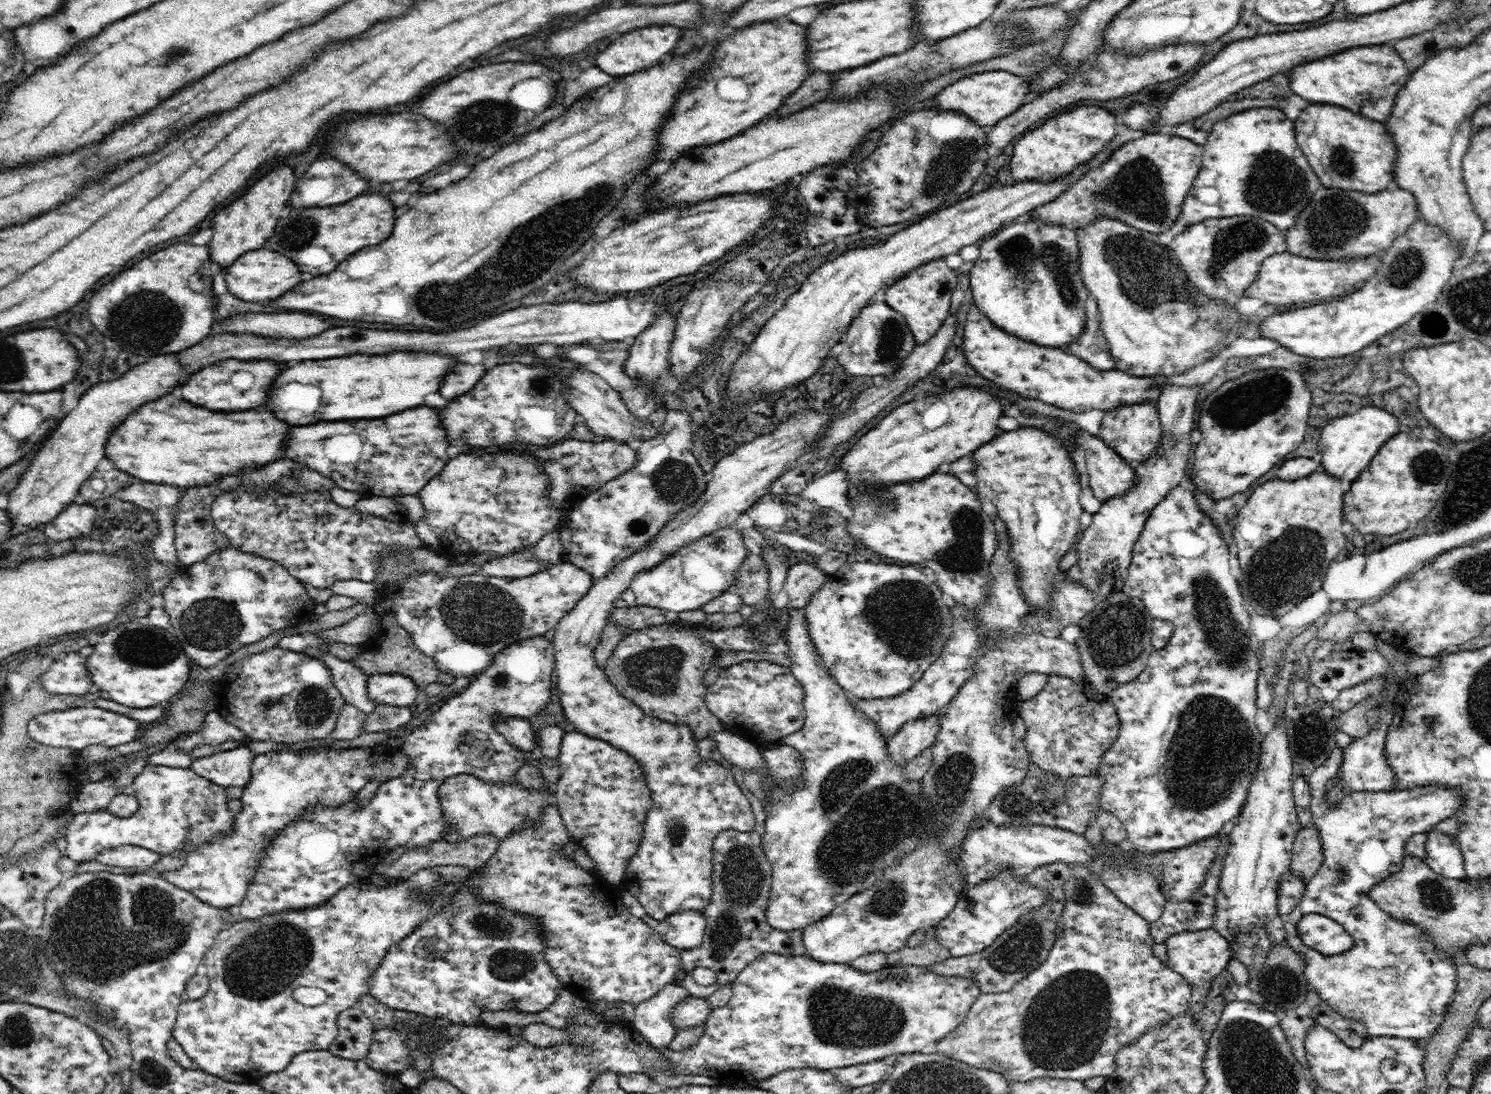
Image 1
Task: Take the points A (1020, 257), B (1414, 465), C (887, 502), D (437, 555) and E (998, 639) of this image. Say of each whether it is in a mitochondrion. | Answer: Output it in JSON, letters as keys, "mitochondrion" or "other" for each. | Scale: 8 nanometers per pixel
{"A":"mitochondrion","B":"mitochondrion","C":"mitochondrion","D":"other","E":"other"}

